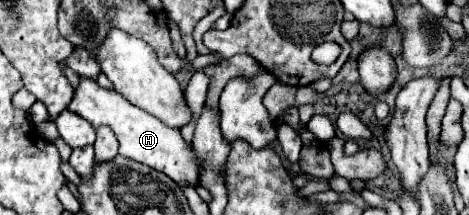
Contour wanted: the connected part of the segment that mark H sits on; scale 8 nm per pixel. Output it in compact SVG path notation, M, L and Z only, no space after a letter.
M80 78L80 84L74 90L74 98L68 110L86 118L94 128L98 128L100 124L110 126L118 136L122 156L132 158L140 164L146 164L158 172L164 172L168 178L172 178L180 186L194 186L194 188L200 186L200 162L196 160L196 152L192 144L188 144L182 138L180 130L168 128L152 114L124 100L124 96L116 94L114 90L100 88L92 78Z

